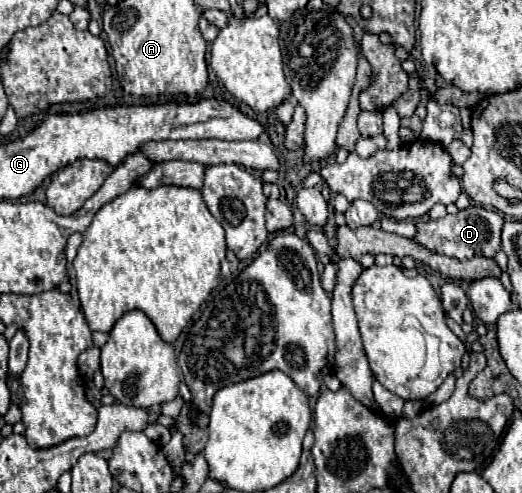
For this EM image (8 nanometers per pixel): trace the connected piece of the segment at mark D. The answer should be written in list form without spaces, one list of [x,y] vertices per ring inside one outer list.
[[[471,205],[467,209],[461,209],[457,215],[447,215],[437,221],[421,221],[417,223],[417,237],[415,241],[425,245],[427,249],[435,249],[437,253],[447,253],[457,259],[471,259],[475,255],[495,257],[495,253],[501,249],[501,225],[503,217],[501,213],[485,207]]]

